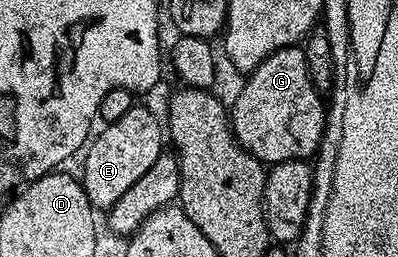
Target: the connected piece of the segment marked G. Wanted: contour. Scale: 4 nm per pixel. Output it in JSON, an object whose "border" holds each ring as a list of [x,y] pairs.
{"border":[[[302,45],[286,46],[277,52],[273,52],[265,60],[261,60],[261,64],[257,64],[257,68],[246,75],[243,87],[239,90],[239,95],[235,98],[235,103],[230,103],[229,113],[231,115],[231,131],[235,133],[235,138],[244,150],[250,152],[251,155],[264,164],[274,164],[276,162],[294,162],[296,160],[311,160],[319,152],[319,146],[323,142],[323,129],[327,127],[327,107],[325,105],[324,95],[313,84],[313,80],[309,76],[309,68],[305,64],[305,52]]]}

